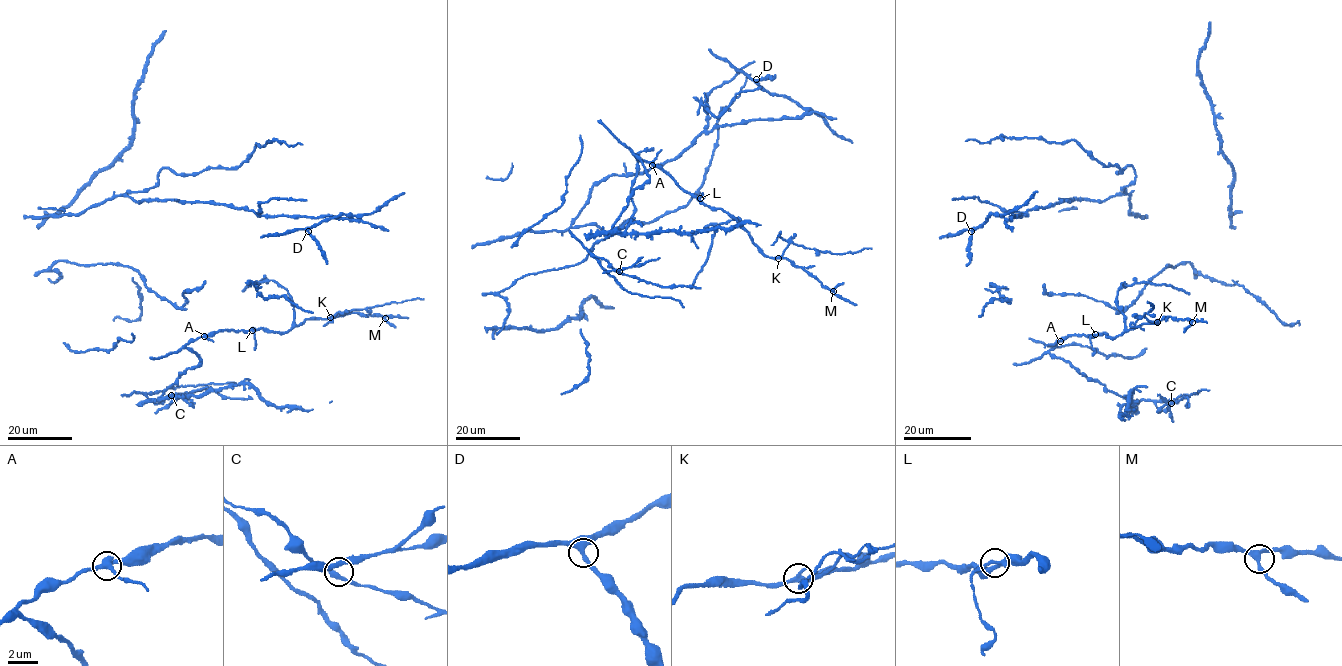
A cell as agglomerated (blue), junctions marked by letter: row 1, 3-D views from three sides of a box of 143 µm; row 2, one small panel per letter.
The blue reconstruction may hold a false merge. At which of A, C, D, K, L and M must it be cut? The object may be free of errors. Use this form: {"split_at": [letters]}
{"split_at": ["K"]}

